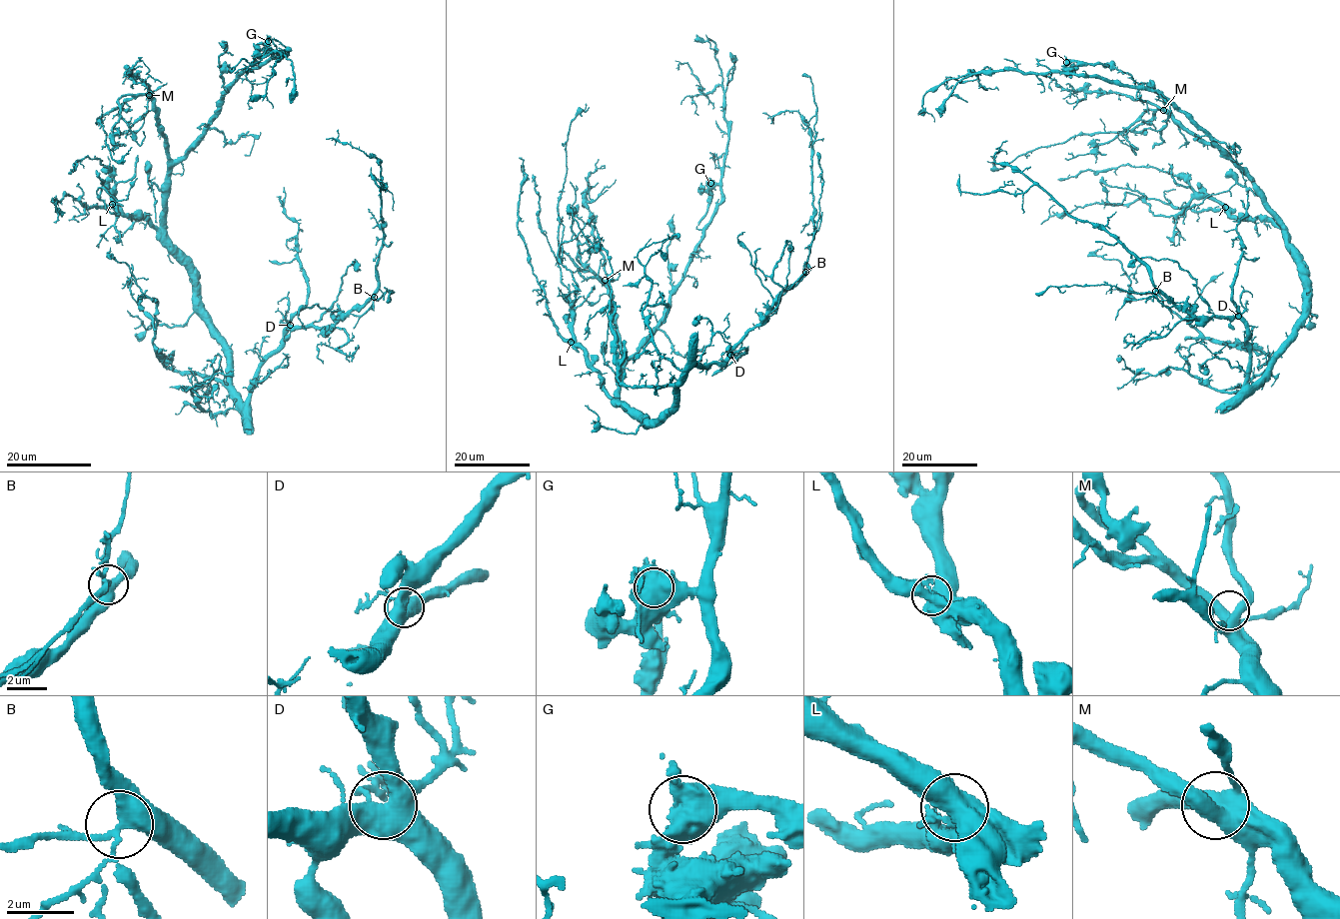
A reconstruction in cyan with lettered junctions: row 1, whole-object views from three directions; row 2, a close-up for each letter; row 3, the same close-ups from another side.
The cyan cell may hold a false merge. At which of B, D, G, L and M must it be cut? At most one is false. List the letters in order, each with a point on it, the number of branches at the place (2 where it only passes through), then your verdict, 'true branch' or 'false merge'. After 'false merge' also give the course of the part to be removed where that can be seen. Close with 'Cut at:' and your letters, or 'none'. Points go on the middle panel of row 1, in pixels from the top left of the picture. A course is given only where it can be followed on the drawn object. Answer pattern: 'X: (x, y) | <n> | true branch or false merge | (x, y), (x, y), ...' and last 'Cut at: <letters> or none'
B: (805, 272) | 5 | true branch
D: (730, 355) | 7 | true branch
G: (710, 183) | 4 | false merge | (710, 183), (711, 201), (697, 225)
L: (571, 342) | 3 | true branch
M: (605, 280) | 4 | true branch
Cut at: G

